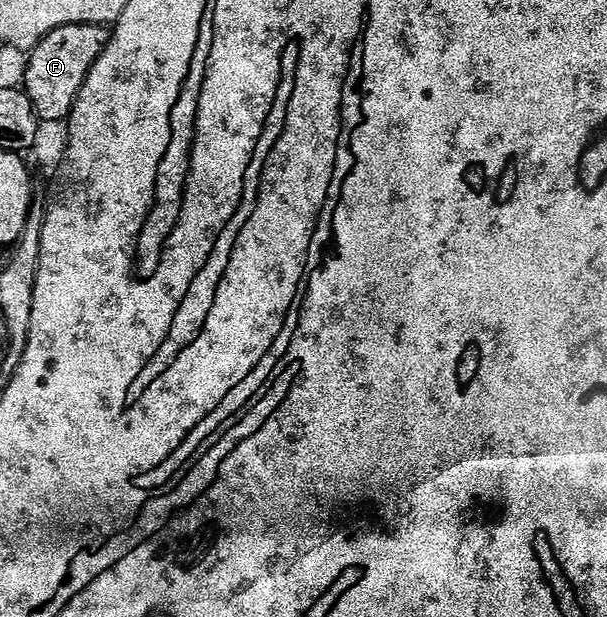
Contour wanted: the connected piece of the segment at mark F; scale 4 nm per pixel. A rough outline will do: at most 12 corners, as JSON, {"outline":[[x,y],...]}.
{"outline":[[68,24],[29,51],[24,89],[39,122],[69,119],[109,39]]}

